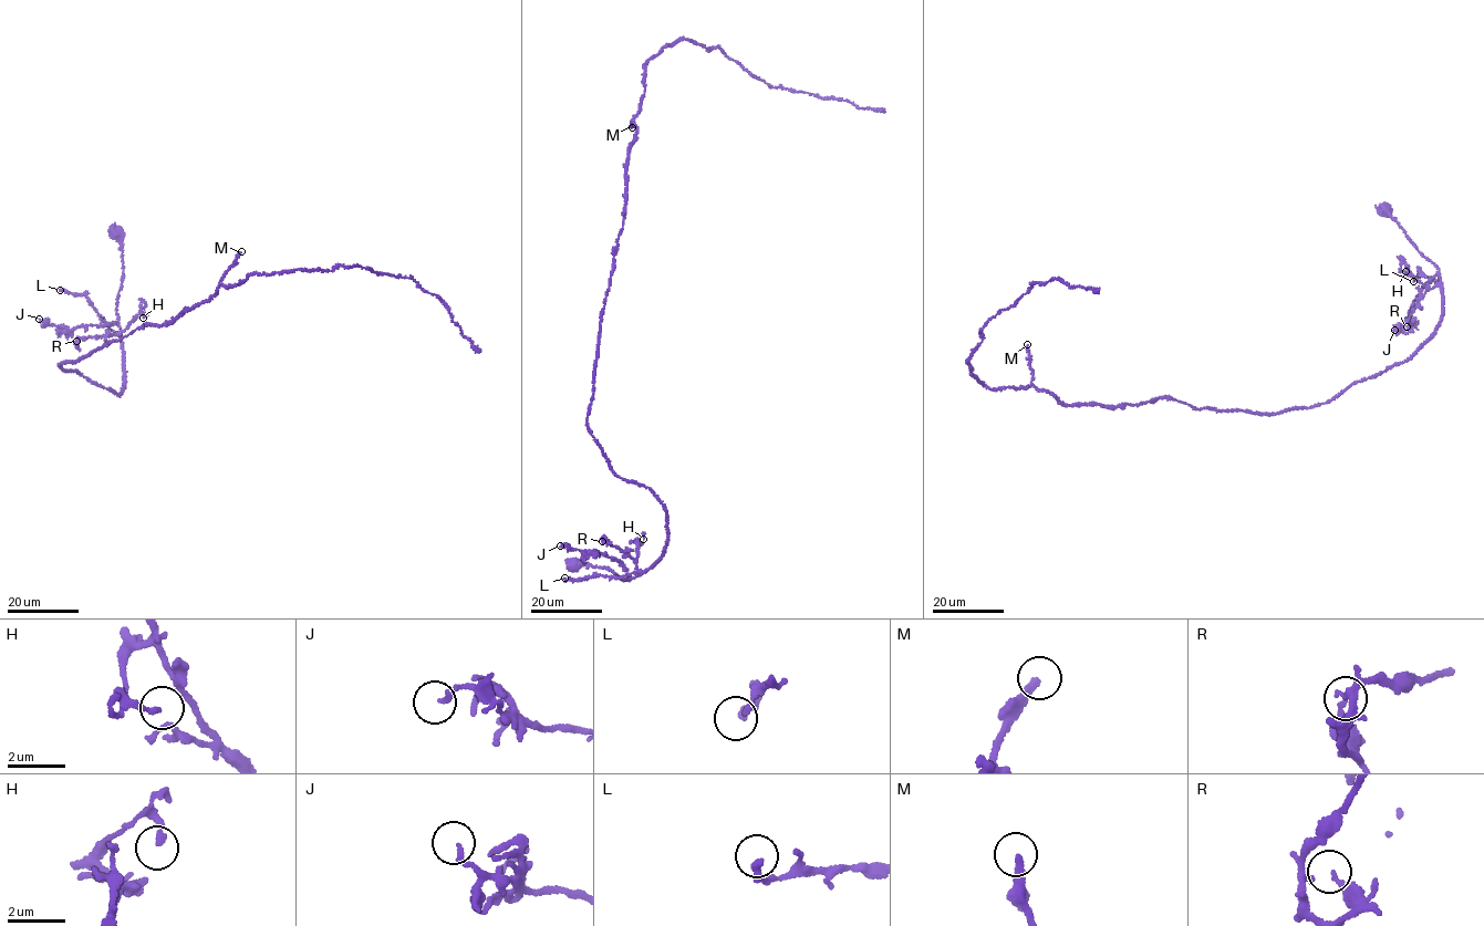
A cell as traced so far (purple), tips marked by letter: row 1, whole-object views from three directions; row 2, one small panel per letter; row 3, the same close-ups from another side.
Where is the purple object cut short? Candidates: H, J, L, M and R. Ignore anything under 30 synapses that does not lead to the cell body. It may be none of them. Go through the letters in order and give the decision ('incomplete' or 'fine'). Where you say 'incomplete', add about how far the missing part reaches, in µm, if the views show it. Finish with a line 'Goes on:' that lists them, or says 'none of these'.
H: fine
J: fine
L: fine
M: incomplete; missing 70 µm
R: fine
Goes on: M

